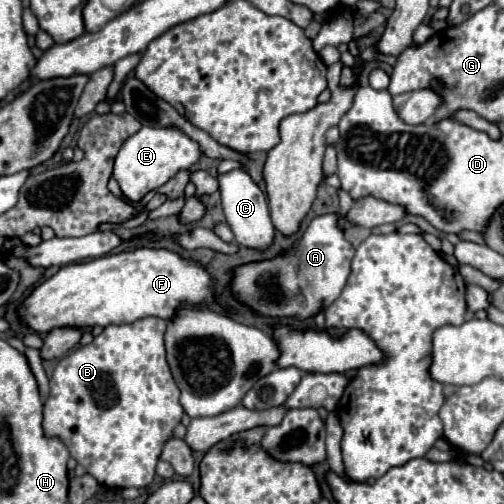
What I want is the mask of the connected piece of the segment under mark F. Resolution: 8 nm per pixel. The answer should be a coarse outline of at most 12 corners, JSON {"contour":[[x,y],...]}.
{"contour":[[139,247],[61,267],[19,313],[55,327],[171,319],[209,273]]}

